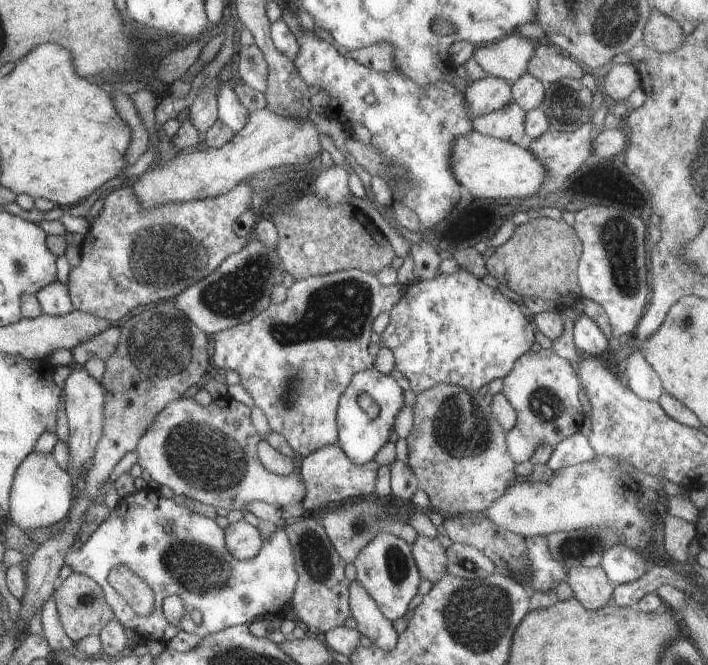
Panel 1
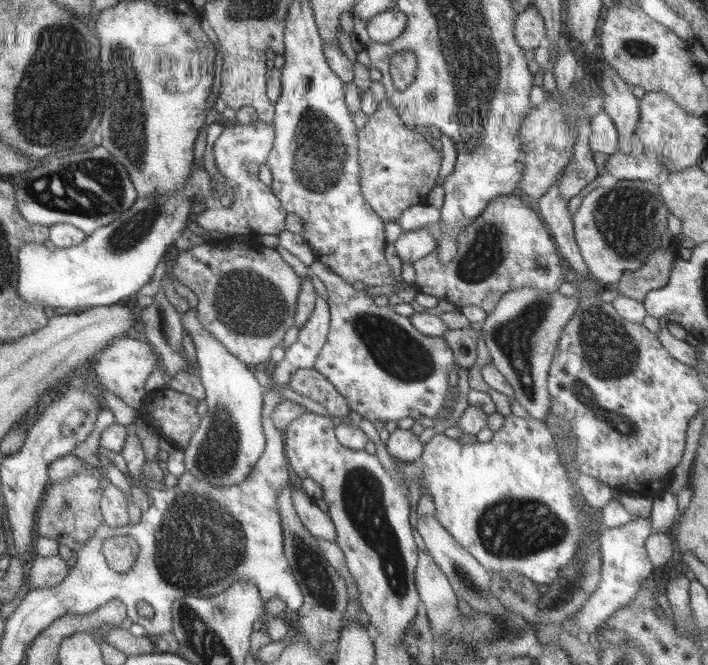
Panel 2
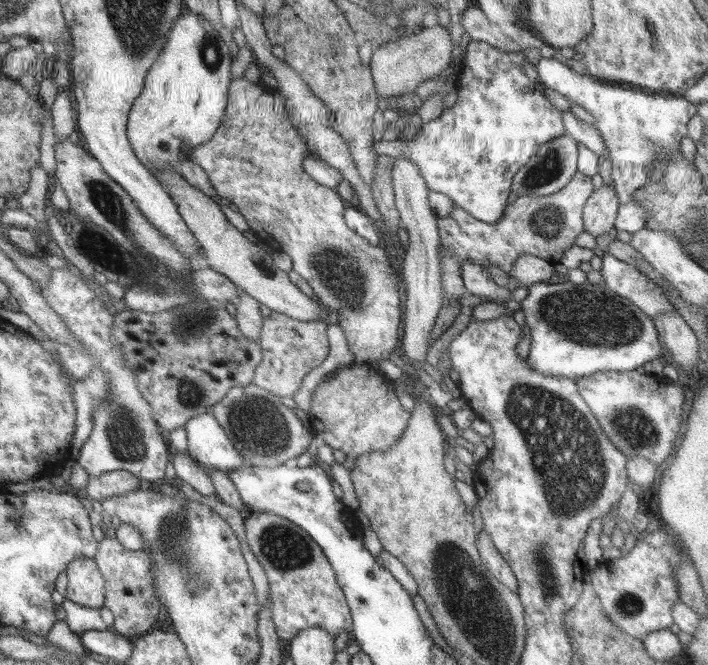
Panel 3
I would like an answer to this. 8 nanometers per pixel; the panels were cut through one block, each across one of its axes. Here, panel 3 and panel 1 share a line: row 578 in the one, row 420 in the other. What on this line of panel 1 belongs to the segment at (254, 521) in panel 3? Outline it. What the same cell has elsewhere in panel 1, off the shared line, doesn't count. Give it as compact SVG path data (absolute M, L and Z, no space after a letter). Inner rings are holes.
M345 270L293 282L285 294L285 302L279 306L271 304L265 312L251 318L247 324L239 324L235 328L213 334L211 338L215 354L211 356L211 362L215 362L215 368L239 374L239 384L251 394L255 408L263 410L271 432L281 434L287 444L305 458L323 446L337 444L339 398L347 390L353 374L373 368L375 356L369 356L367 352L373 322L379 314L389 312L403 294L405 284L397 282L393 286L383 286L375 274L361 270Z

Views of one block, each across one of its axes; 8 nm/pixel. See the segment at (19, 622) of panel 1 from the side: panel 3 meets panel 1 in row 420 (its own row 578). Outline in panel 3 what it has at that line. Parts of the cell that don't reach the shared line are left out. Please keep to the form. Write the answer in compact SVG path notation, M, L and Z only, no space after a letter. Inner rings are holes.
M105 536L99 542L97 554L93 556L103 580L105 580L105 608L113 614L111 630L123 638L127 636L143 636L151 630L151 624L161 616L163 602L157 598L155 592L155 578L151 574L153 560L149 552L131 552L119 544L115 536Z

